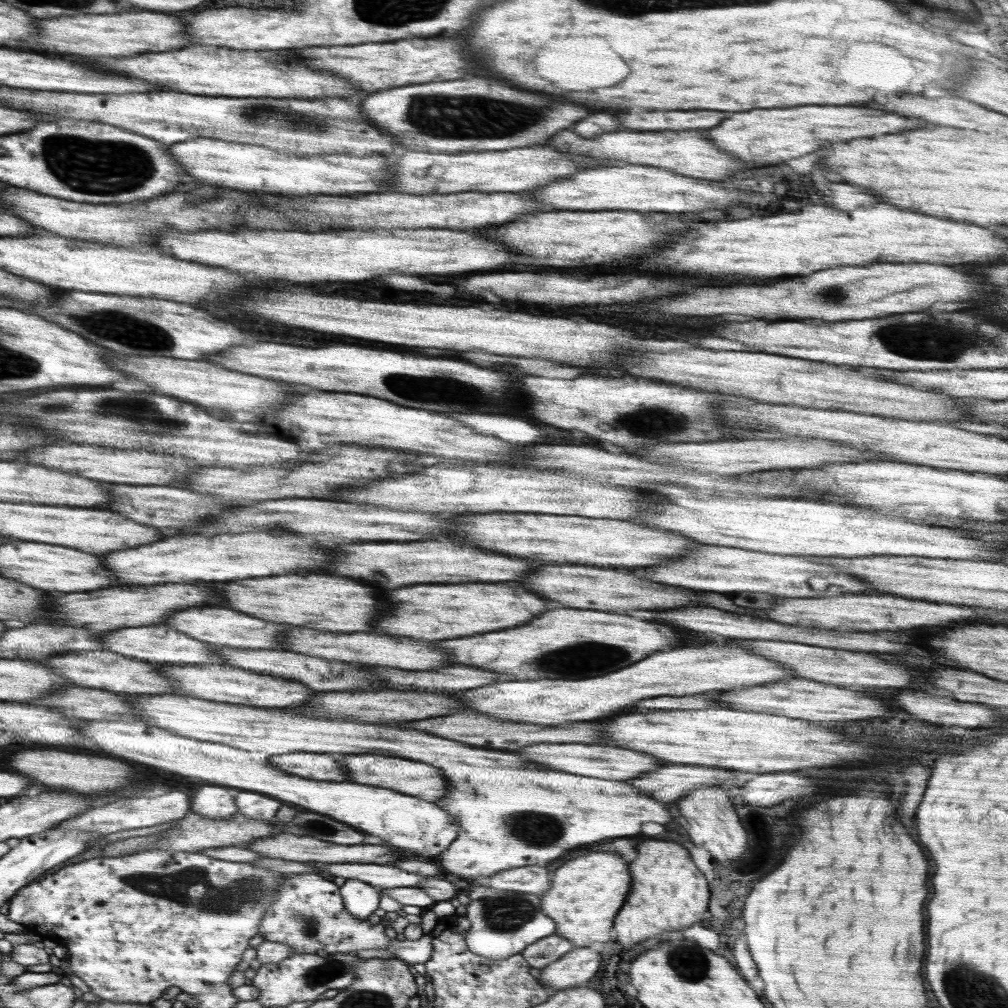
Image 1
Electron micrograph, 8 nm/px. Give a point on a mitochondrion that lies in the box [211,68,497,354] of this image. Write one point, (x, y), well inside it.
(266, 114)

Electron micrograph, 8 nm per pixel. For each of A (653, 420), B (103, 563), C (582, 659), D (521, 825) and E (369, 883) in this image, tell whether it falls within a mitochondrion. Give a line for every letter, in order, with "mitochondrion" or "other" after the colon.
A: mitochondrion
B: other
C: mitochondrion
D: mitochondrion
E: other

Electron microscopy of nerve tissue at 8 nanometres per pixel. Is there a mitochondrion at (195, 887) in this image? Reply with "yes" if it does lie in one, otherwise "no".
yes

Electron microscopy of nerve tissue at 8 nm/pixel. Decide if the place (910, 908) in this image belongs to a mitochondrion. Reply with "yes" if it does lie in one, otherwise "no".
no

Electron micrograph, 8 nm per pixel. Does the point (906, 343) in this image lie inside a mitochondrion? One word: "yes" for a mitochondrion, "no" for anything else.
yes

